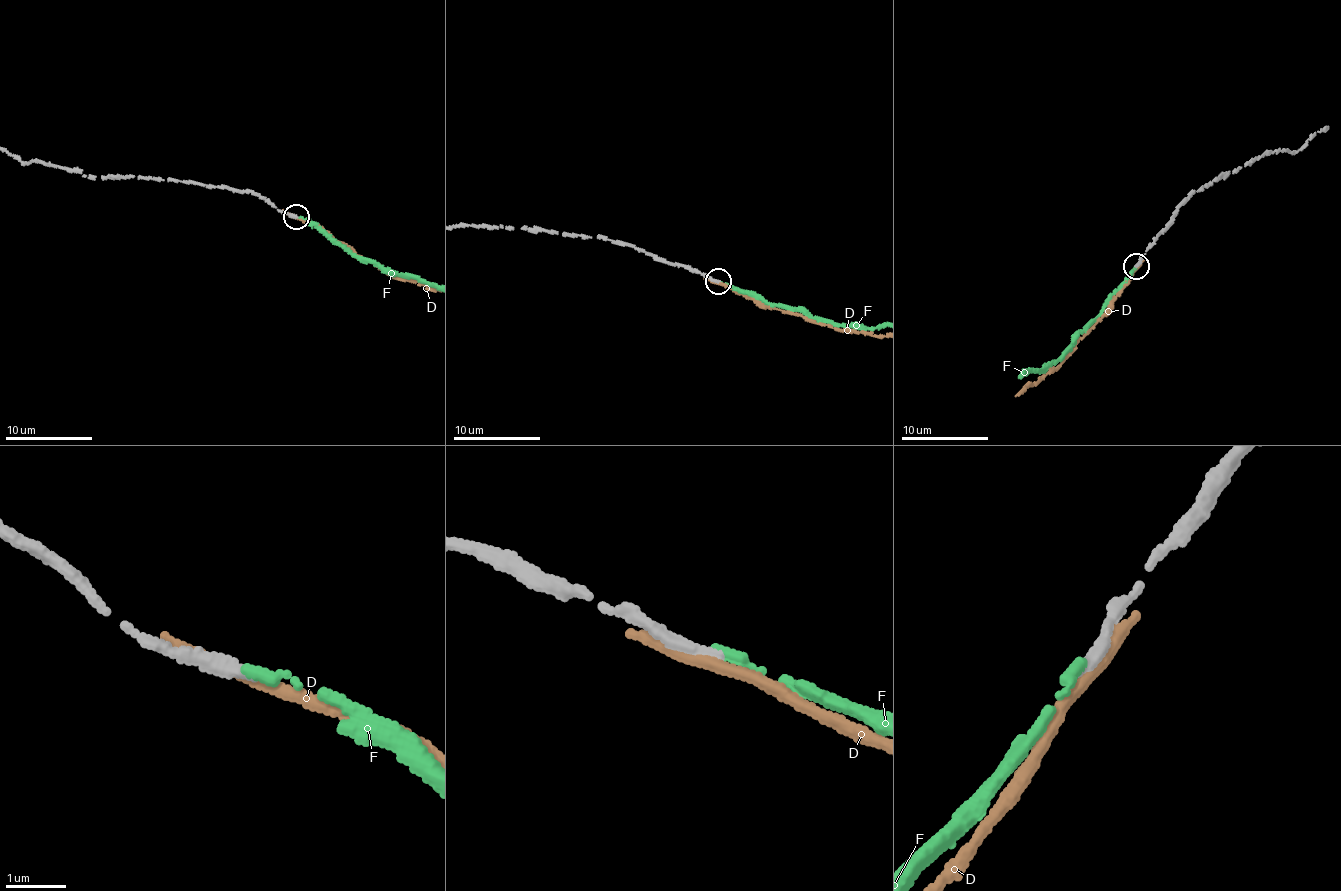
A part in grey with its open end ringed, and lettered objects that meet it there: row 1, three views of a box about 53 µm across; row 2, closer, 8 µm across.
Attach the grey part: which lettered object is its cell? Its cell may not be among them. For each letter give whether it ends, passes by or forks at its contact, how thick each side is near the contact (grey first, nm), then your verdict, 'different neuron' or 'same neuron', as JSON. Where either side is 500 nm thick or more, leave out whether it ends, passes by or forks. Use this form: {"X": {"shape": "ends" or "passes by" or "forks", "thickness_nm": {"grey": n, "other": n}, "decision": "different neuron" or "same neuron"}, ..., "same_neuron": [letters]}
{"D": {"shape": "ends", "thickness_nm": {"grey": 280, "other": 260}, "decision": "different neuron"}, "F": {"shape": "ends", "thickness_nm": {"grey": 240, "other": 160}, "decision": "different neuron"}, "same_neuron": []}

